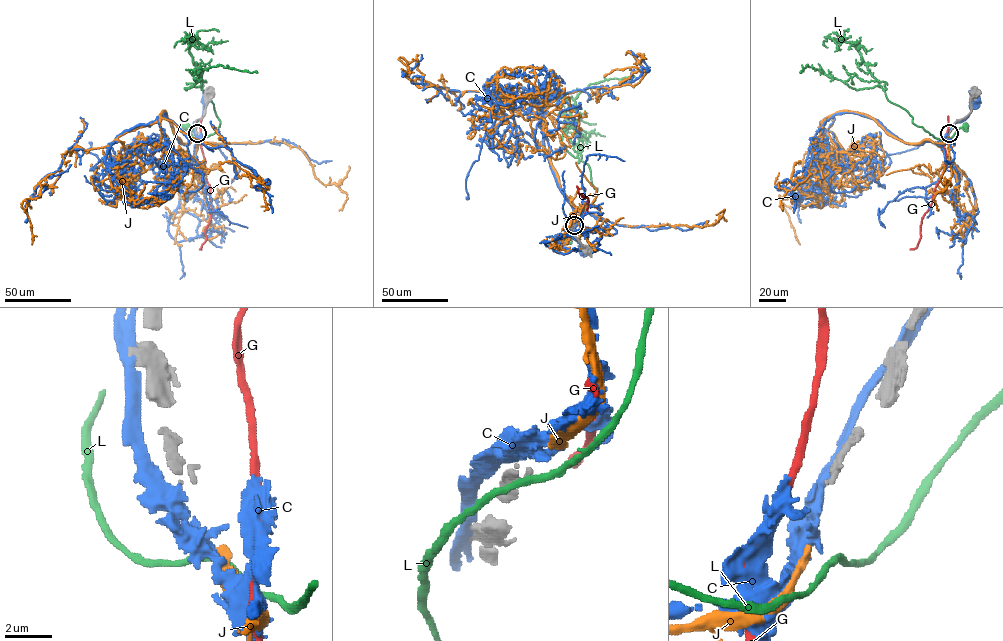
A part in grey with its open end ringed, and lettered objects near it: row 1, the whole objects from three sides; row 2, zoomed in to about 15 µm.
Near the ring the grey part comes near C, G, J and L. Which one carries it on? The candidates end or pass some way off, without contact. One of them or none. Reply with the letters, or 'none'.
J

